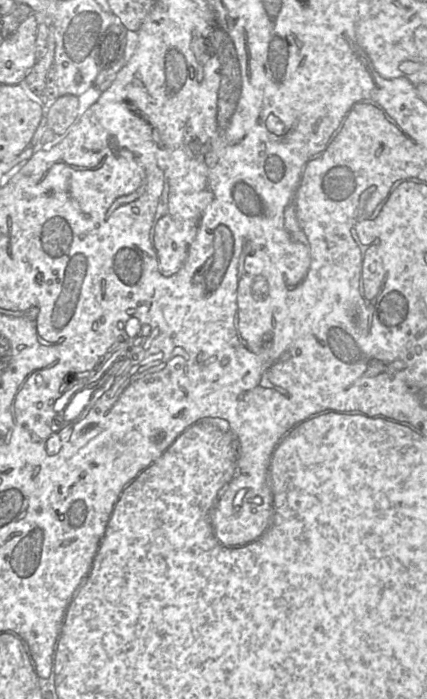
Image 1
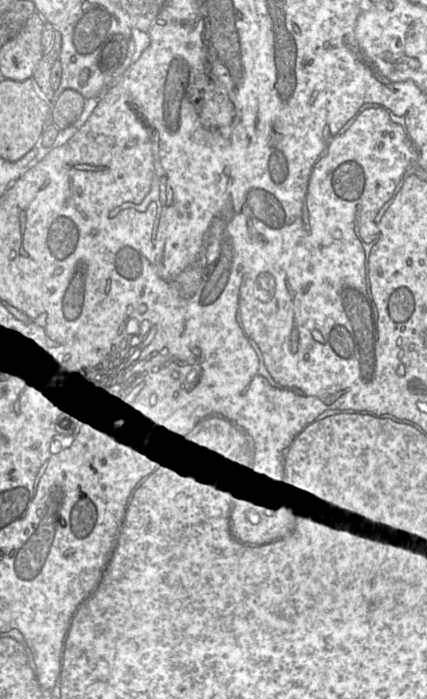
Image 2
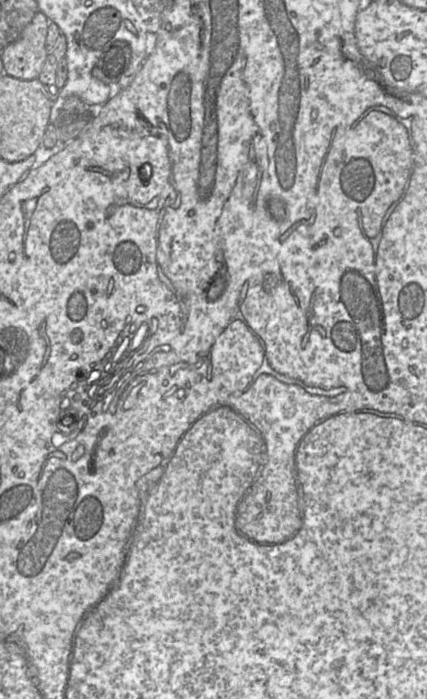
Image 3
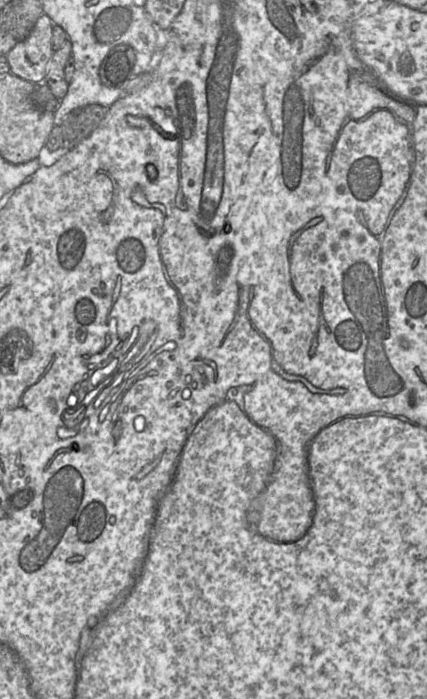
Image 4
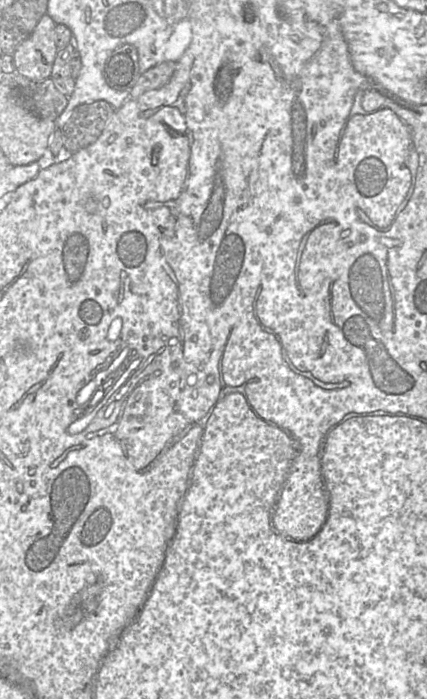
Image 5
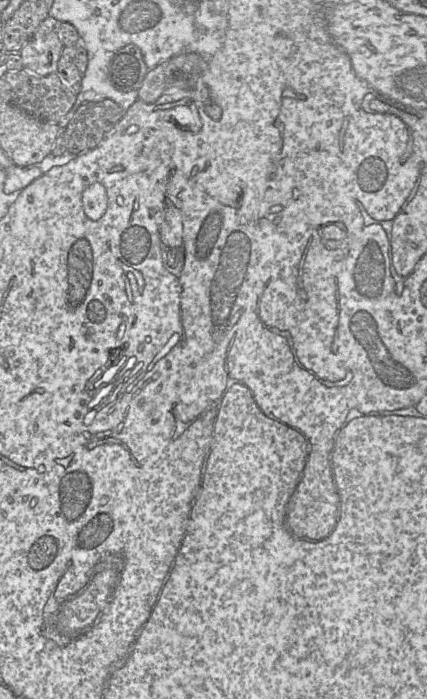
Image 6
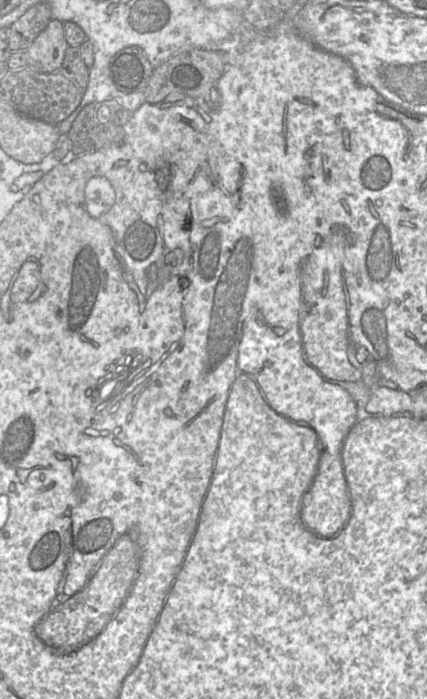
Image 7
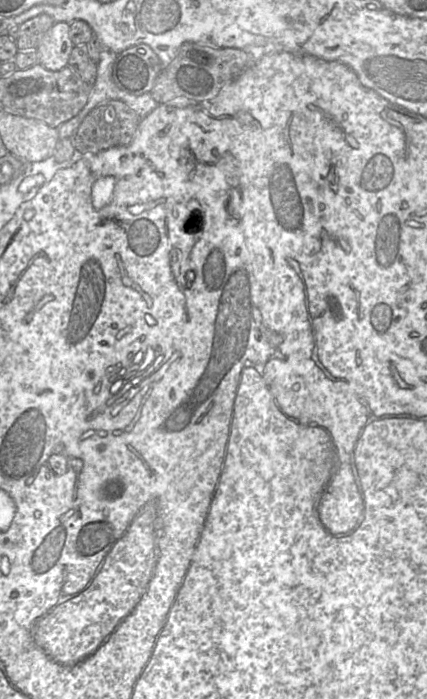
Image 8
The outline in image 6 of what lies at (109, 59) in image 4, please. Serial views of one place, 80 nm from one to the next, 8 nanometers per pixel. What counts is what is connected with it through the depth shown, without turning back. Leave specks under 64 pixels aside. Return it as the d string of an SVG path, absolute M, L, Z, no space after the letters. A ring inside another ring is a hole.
M134 44L117 50L108 64L109 81L121 92L138 91L148 71L140 48Z

